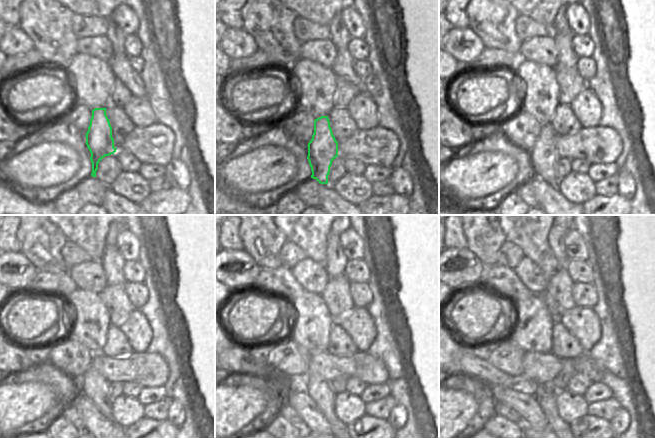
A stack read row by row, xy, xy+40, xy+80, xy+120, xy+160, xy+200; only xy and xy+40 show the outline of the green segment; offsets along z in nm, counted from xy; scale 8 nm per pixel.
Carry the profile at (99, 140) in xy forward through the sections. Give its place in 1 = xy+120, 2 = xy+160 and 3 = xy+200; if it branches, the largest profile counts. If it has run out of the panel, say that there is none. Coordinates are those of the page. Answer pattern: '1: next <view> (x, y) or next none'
1: next xy+120 (94, 386)
2: next xy+160 (319, 390)
3: next xy+200 (545, 394)

